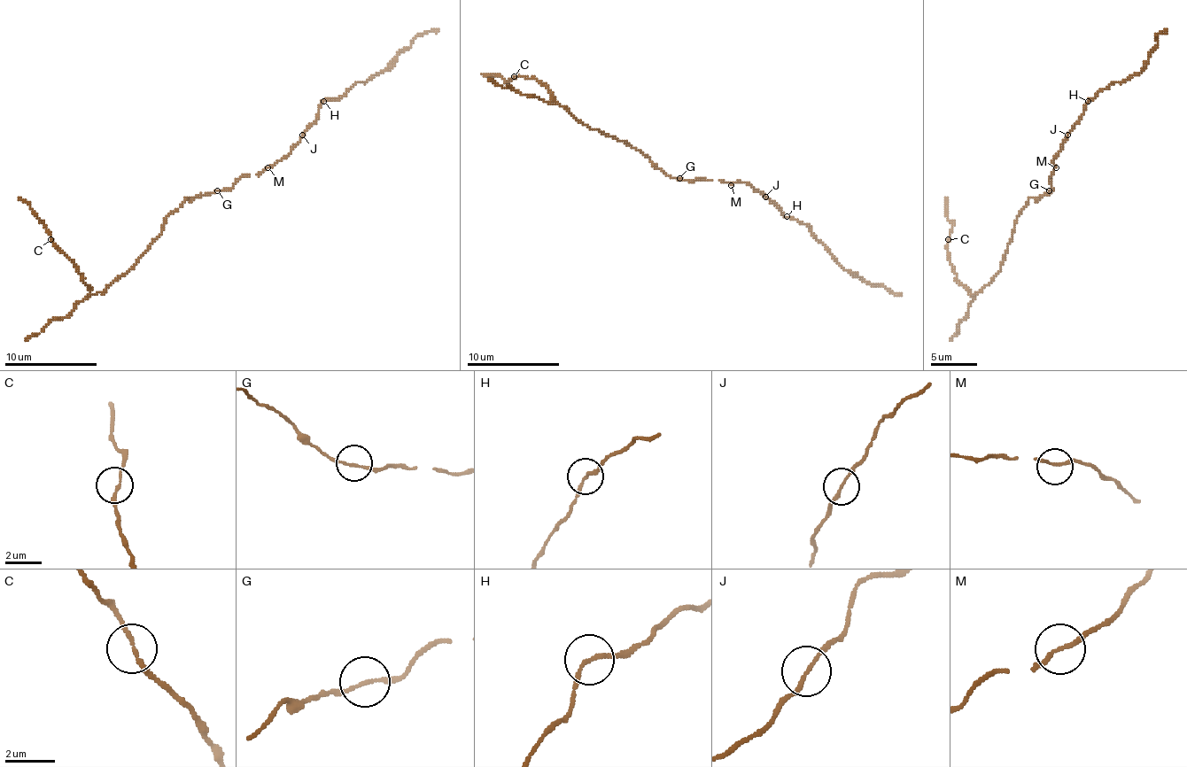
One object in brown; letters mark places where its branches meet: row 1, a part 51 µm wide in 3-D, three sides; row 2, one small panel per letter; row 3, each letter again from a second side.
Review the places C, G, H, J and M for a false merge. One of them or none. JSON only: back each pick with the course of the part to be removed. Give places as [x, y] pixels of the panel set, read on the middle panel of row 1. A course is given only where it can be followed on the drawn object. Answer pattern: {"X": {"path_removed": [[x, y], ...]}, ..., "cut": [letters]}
{"cut": []}

